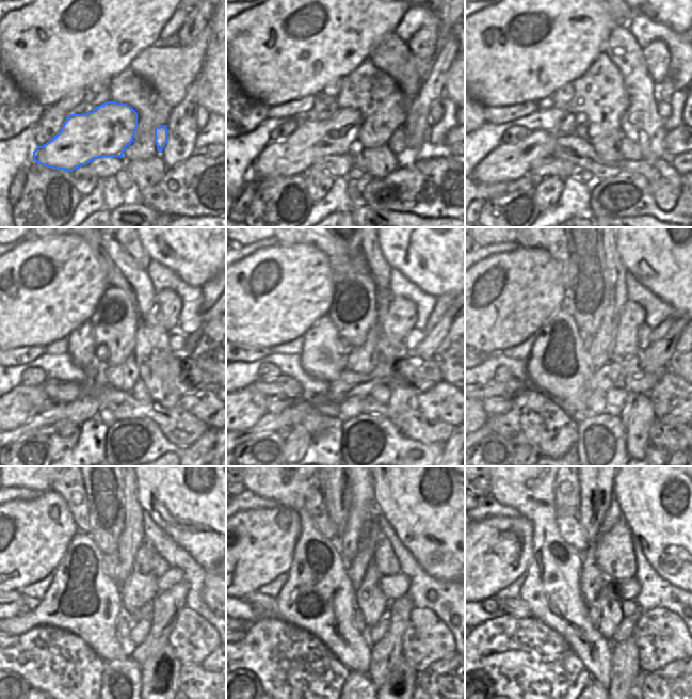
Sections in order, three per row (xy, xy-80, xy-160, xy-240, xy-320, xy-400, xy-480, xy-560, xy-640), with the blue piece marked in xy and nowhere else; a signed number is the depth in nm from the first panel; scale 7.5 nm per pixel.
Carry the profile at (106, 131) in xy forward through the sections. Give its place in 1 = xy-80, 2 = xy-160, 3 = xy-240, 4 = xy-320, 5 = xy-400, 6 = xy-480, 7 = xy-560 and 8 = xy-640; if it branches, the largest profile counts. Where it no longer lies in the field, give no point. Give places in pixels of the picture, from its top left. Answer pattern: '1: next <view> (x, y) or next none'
1: next xy-80 (312, 140)
2: next xy-160 (508, 162)
3: next xy-240 (21, 403)
4: next xy-320 (247, 406)
5: next xy-400 (486, 416)
6: next xy-480 (110, 560)
7: next xy-560 (364, 509)
8: next xy-640 (596, 488)

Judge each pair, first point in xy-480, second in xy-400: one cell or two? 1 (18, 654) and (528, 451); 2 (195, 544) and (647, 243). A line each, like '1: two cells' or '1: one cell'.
1: two cells
2: one cell

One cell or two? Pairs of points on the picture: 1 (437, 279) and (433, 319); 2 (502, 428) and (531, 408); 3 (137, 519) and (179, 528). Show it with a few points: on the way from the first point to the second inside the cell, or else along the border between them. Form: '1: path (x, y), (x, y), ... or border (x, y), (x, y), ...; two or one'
1: border (453, 295), (441, 295), (436, 298); two
2: path (510, 425), (514, 425), (524, 415); one
3: border (137, 487), (137, 498), (144, 511); two

